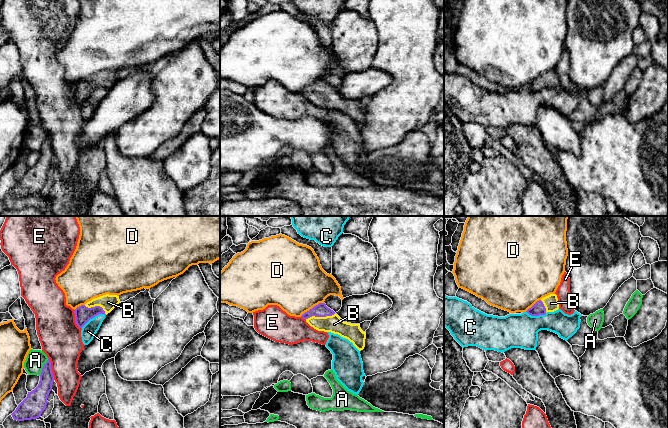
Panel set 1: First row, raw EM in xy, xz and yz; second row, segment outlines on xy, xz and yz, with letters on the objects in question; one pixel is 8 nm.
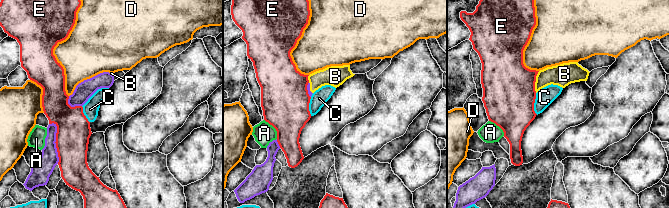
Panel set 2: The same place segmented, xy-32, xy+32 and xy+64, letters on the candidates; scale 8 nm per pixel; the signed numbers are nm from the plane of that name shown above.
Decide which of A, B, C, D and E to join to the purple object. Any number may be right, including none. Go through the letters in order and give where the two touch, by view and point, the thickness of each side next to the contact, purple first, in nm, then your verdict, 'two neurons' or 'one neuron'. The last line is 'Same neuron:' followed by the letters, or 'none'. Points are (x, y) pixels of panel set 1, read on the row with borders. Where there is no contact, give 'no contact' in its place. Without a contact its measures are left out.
A: xy (43, 367) | 140/160 nm | two neurons
B: xz (320, 316) | 110/140 nm | one neuron
C: xy (93, 317) | 140/120 nm | two neurons
D: xz (312, 308) | 110/480 nm | two neurons
E: xy (51, 368) | 140/320 nm | two neurons
Same neuron: B

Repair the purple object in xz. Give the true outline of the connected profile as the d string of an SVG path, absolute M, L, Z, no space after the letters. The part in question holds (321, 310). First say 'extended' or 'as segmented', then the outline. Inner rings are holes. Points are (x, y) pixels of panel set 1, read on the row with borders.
extended | M319 303L301 317L318 331L331 332L348 339L359 351L365 347L366 332L361 330L360 324L344 322L325 303Z

